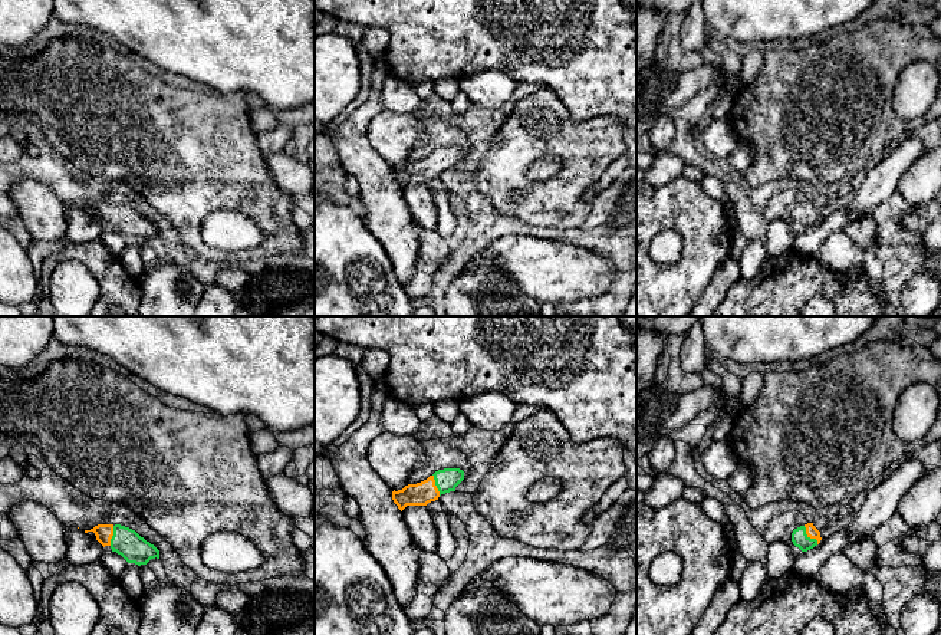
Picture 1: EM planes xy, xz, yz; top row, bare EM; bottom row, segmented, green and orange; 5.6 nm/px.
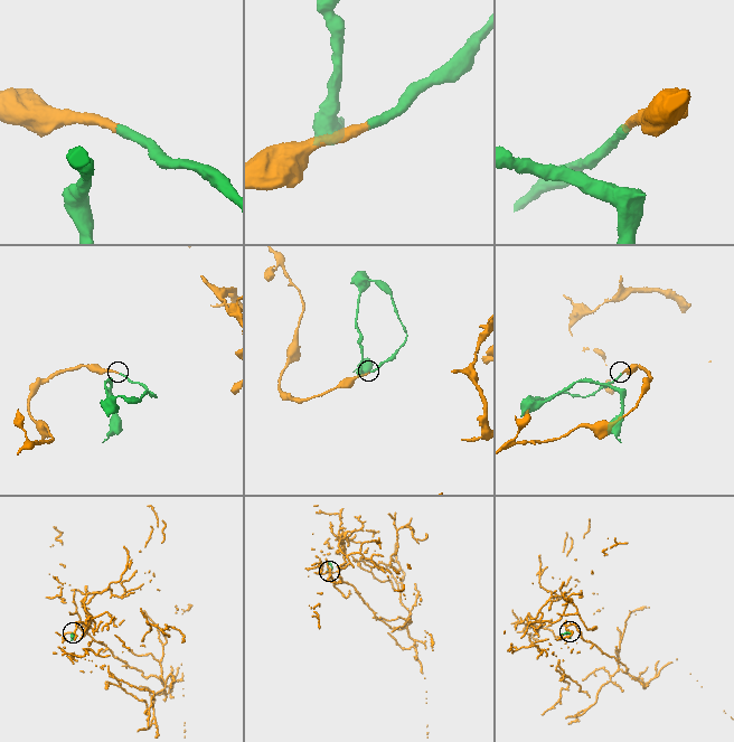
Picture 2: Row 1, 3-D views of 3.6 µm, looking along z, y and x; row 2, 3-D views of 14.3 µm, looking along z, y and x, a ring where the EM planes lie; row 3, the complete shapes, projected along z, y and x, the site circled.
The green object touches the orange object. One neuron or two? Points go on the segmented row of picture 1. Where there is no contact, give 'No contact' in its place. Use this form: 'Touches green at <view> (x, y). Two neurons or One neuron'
Touches green at yz (809, 538). One neuron

